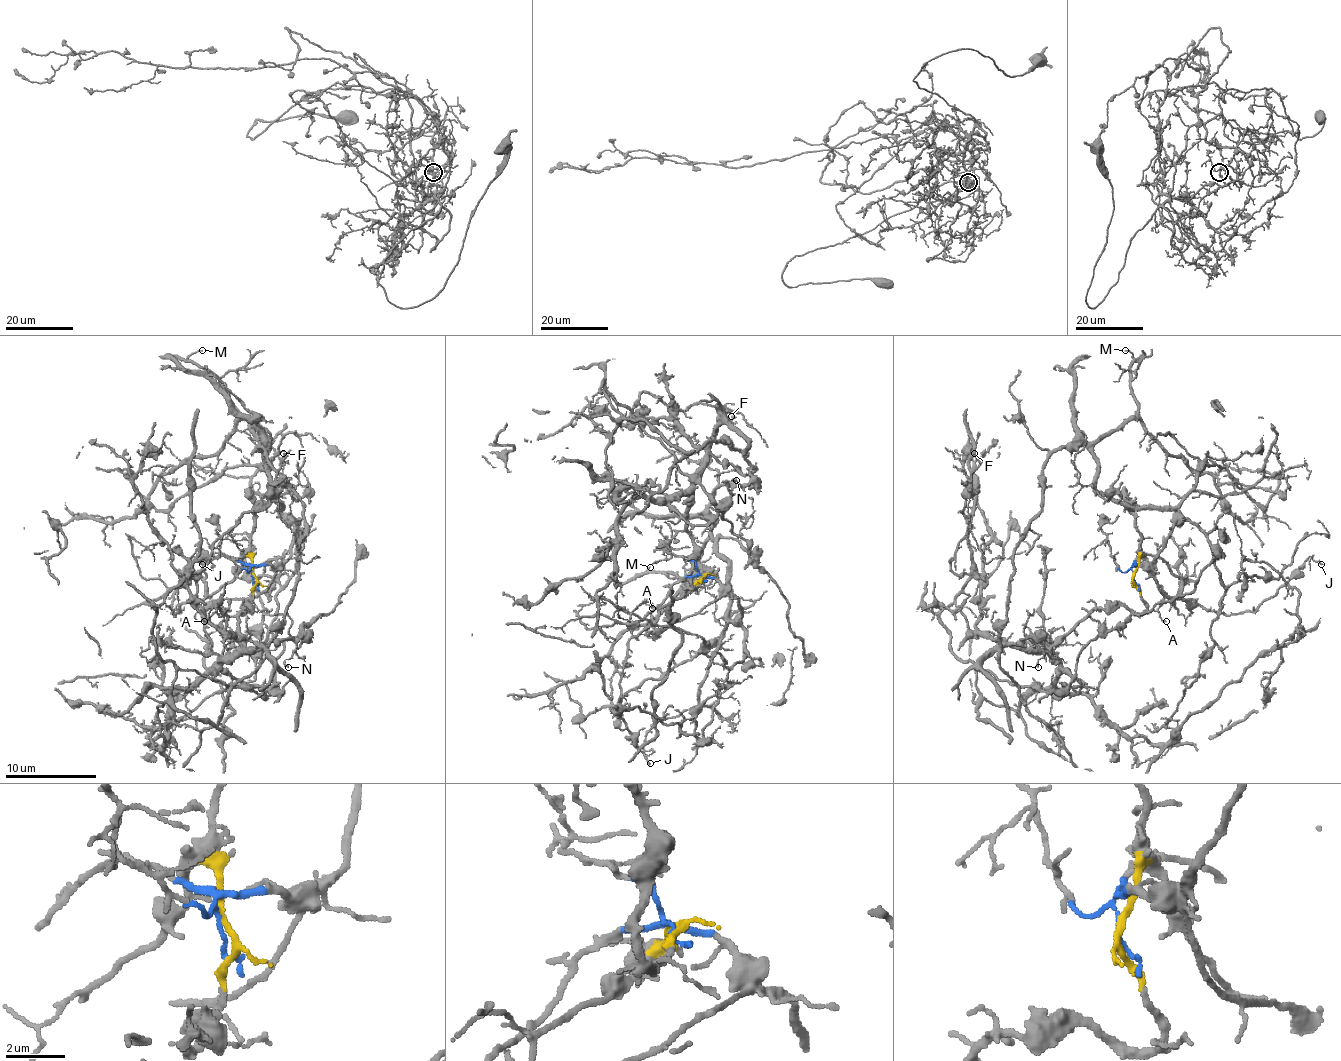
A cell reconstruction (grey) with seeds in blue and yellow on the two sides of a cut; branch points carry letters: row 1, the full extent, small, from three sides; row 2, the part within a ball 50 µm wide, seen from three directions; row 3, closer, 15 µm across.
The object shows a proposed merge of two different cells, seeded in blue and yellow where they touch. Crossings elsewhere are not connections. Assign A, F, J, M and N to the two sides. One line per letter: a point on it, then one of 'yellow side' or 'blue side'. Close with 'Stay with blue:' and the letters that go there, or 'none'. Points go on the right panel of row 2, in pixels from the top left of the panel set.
A: at (1166, 621); yellow side
F: at (974, 453); yellow side
J: at (1321, 564); yellow side
M: at (1125, 350); blue side
N: at (1038, 667); yellow side
Stay with blue: M

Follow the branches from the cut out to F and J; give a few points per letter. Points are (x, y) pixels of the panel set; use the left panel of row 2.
F: (253, 574), (239, 615), (246, 647), (257, 645), (198, 610), (184, 574), (246, 512), (269, 503), (283, 453)
J: (253, 574), (246, 556), (239, 572), (209, 597), (187, 599), (173, 615), (182, 569), (193, 558), (203, 565)

